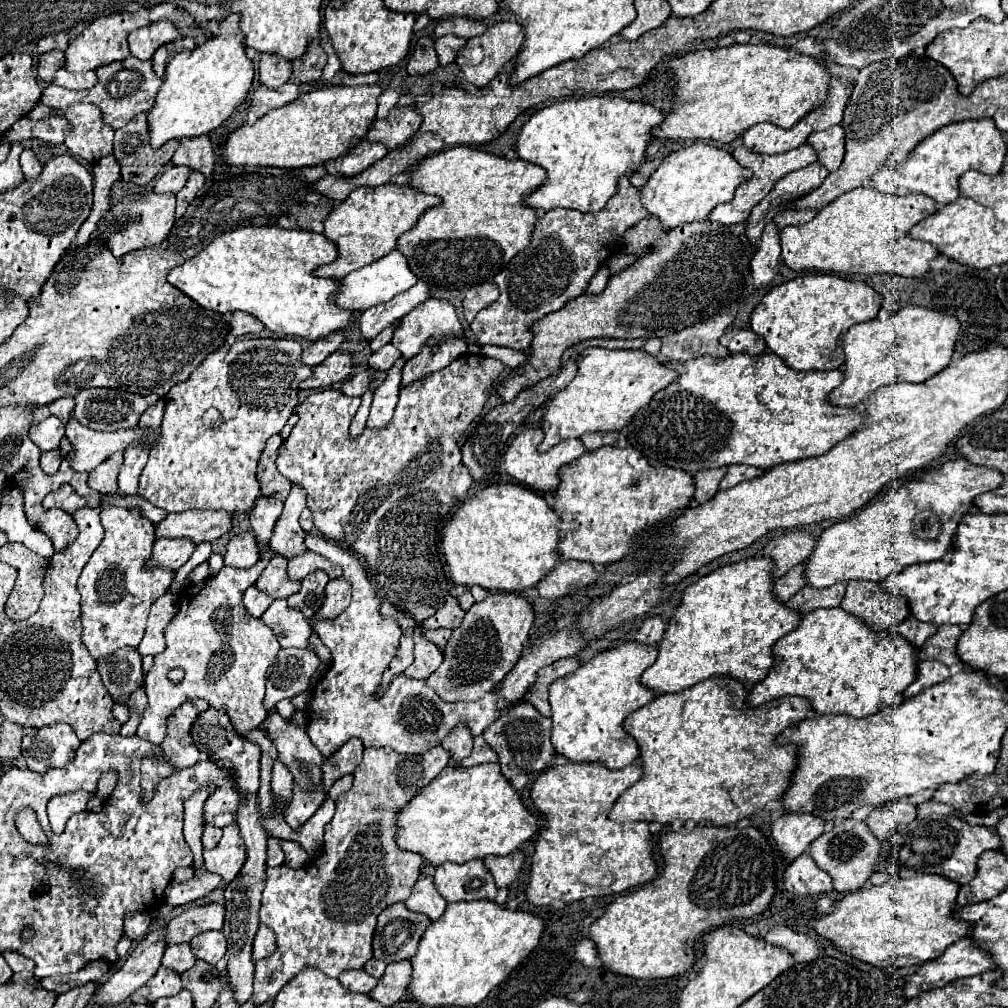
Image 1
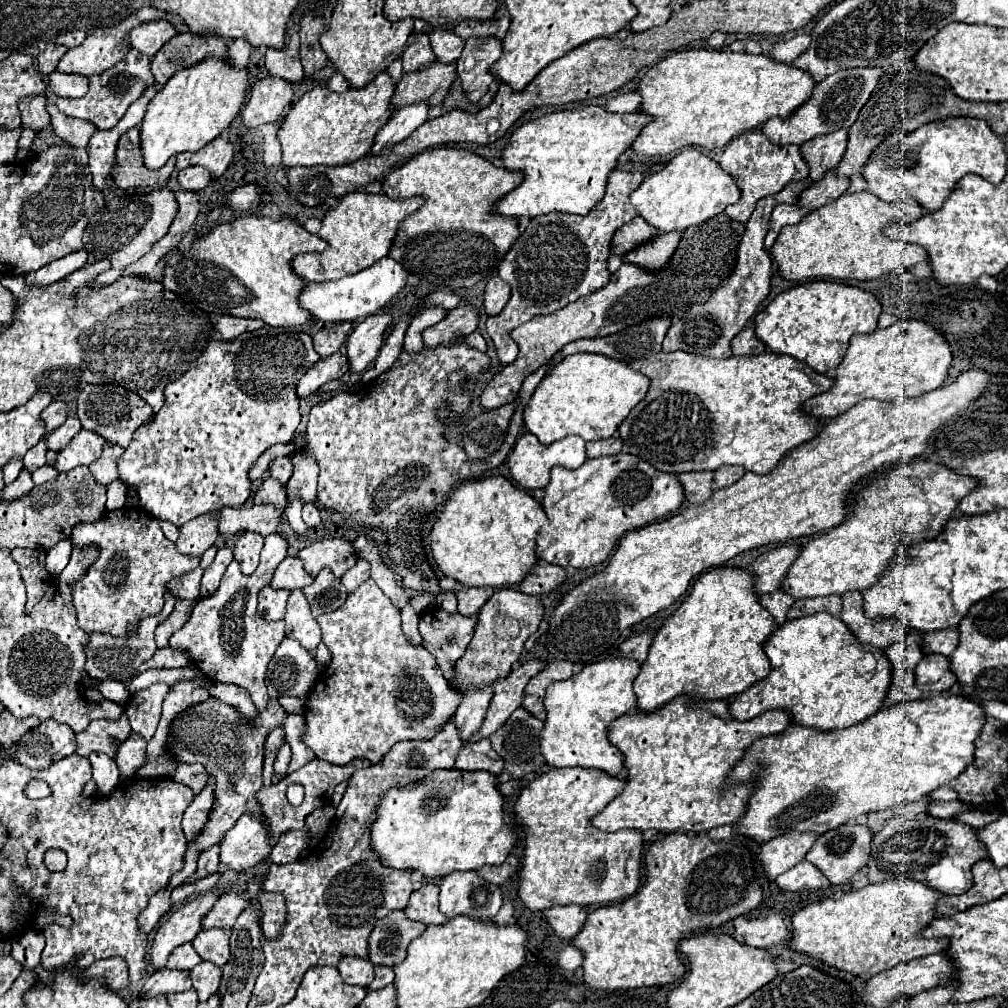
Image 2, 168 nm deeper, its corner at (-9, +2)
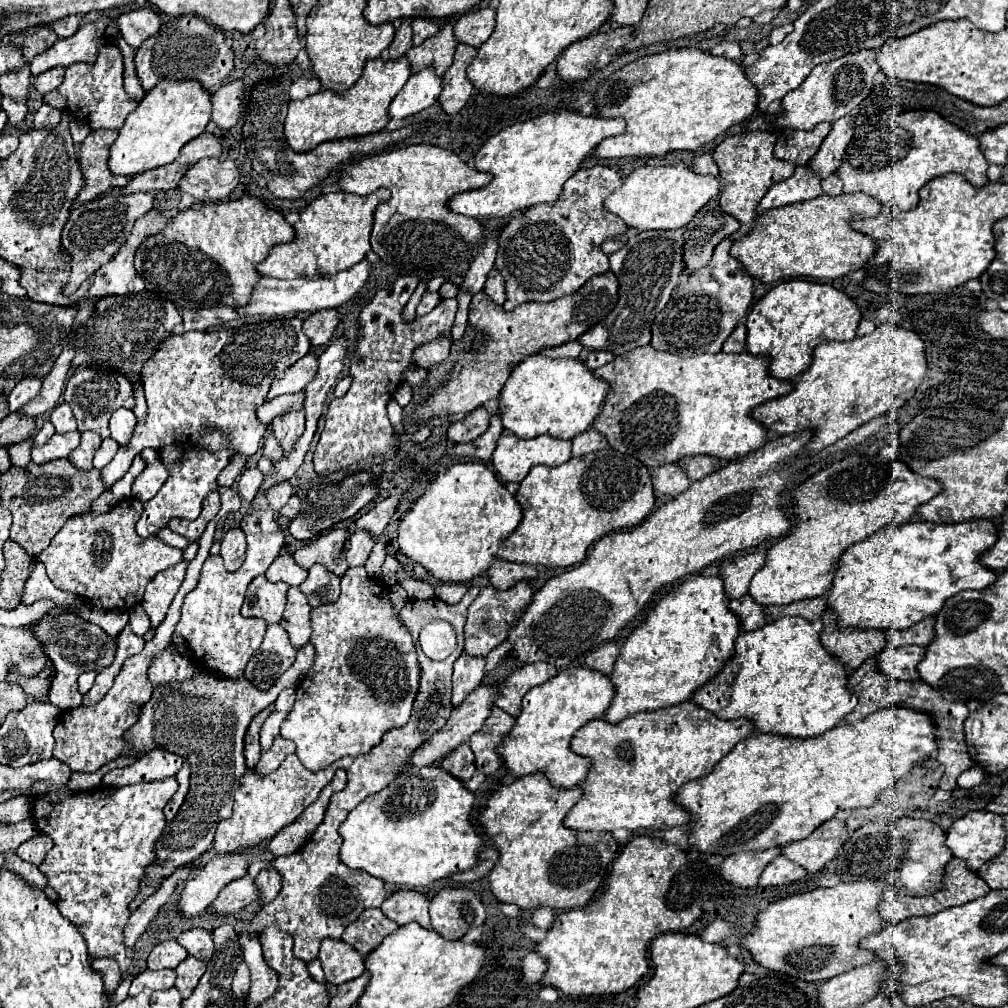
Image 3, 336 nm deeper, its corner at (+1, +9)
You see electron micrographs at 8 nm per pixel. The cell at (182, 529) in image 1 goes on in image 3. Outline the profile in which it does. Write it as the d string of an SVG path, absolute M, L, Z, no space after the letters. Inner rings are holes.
M282 482L282 484L276 484L276 486L268 488L268 492L266 492L264 496L266 496L266 500L268 500L268 506L270 506L274 512L278 512L278 510L290 500L292 494L294 494L294 492L292 492L290 482Z

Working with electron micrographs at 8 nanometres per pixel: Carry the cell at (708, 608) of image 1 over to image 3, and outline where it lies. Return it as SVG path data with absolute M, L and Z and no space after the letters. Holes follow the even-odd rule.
M694 576L682 582L680 588L664 596L658 606L648 614L644 624L638 626L622 646L622 652L614 664L614 672L610 674L612 682L616 684L616 696L604 720L620 722L638 712L676 706L684 700L690 700L702 684L714 678L734 656L734 640L742 632L740 618L728 608L728 604L730 598L724 594L724 580L720 576Z

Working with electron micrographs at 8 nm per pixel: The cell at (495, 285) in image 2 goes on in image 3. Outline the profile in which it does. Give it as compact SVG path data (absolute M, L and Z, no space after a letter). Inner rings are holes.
M490 274L486 278L486 284L484 284L484 294L496 302L496 304L504 304L506 300L506 294L504 294L504 278L500 274Z

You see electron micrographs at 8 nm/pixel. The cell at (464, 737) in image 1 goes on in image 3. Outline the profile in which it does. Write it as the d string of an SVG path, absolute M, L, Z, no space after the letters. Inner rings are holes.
M462 654L454 662L452 674L452 706L458 708L466 696L470 696L482 682L484 676L484 658L472 658Z

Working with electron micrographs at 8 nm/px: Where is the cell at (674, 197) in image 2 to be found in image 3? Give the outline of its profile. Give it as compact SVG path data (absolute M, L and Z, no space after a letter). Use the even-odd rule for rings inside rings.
M684 162L666 166L640 166L606 198L606 210L620 216L626 226L638 230L674 230L686 226L692 216L718 194L720 182L716 176L696 174Z

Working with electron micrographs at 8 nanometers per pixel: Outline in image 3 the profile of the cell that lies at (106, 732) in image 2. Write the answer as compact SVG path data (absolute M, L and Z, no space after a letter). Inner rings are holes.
M212 520L208 524L208 528L204 530L202 538L198 540L200 542L200 550L198 550L198 556L188 564L188 570L186 570L186 578L178 590L178 594L174 596L172 604L170 604L170 610L164 618L164 622L156 628L156 636L152 642L146 642L146 648L128 658L122 666L122 672L118 674L118 678L114 680L114 686L108 690L108 694L104 696L104 700L100 700L98 704L94 706L78 706L74 710L66 710L64 714L66 716L60 716L58 720L58 726L54 728L54 738L56 738L56 748L54 748L54 758L58 760L64 760L74 772L96 772L100 770L104 764L108 764L110 760L118 758L120 754L126 752L126 742L122 740L122 734L138 720L138 714L136 716L128 716L128 704L146 704L152 696L152 684L148 680L148 668L152 664L152 658L156 654L160 654L164 648L170 646L172 642L172 634L174 634L174 626L176 622L180 620L180 606L182 606L182 600L184 596L196 588L198 584L198 576L200 576L200 570L202 570L202 564L204 560L208 558L210 554L210 546L212 546L212 540L214 540L214 526L216 526L216 520Z

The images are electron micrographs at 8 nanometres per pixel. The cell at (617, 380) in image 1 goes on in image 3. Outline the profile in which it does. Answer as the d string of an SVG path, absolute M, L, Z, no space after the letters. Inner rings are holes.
M544 354L526 356L510 374L508 382L500 394L500 412L504 430L520 438L536 438L540 434L550 434L562 440L572 440L580 432L586 432L594 418L602 412L606 396L610 394L612 384L594 376L594 372L580 358L548 358Z

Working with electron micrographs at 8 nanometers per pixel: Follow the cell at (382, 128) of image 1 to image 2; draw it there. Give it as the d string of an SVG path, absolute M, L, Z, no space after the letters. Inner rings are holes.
M434 61L430 67L406 73L398 81L392 105L400 109L416 101L426 101L429 107L436 106L443 102L454 79L456 79L456 61L448 65Z

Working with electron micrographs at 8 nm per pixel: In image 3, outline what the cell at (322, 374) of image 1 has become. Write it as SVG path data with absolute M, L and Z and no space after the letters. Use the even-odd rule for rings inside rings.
M310 352L304 358L300 358L296 364L292 364L284 374L280 374L278 380L274 380L266 400L304 390L306 384L316 376L316 372L318 372L318 356Z

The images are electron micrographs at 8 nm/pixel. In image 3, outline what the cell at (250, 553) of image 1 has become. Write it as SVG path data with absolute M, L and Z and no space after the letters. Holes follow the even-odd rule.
M232 528L226 532L226 536L222 538L220 556L228 570L238 570L242 566L246 556L246 536L242 528Z

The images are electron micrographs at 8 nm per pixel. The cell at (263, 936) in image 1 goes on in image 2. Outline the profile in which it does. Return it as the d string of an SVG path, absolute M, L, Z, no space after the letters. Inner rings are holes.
M260 893L260 907L262 907L262 933L266 939L274 939L278 929L284 927L286 921L286 899L278 893Z

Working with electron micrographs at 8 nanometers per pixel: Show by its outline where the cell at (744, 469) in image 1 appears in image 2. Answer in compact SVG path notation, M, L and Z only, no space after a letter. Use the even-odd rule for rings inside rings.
M738 465L718 467L718 471L714 471L714 485L716 487L728 487L728 485L736 483L744 473L746 473L744 467L738 467Z

